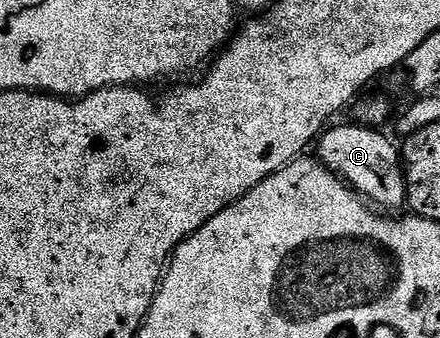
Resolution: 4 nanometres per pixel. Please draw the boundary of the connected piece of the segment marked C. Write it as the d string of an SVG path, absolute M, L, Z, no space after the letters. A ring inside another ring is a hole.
M360 123L352 124L334 124L322 132L315 145L320 164L324 165L333 176L341 178L350 189L360 193L366 202L372 203L378 210L393 211L389 209L401 208L404 210L407 202L401 149L393 146L392 139L384 137L380 128Z

